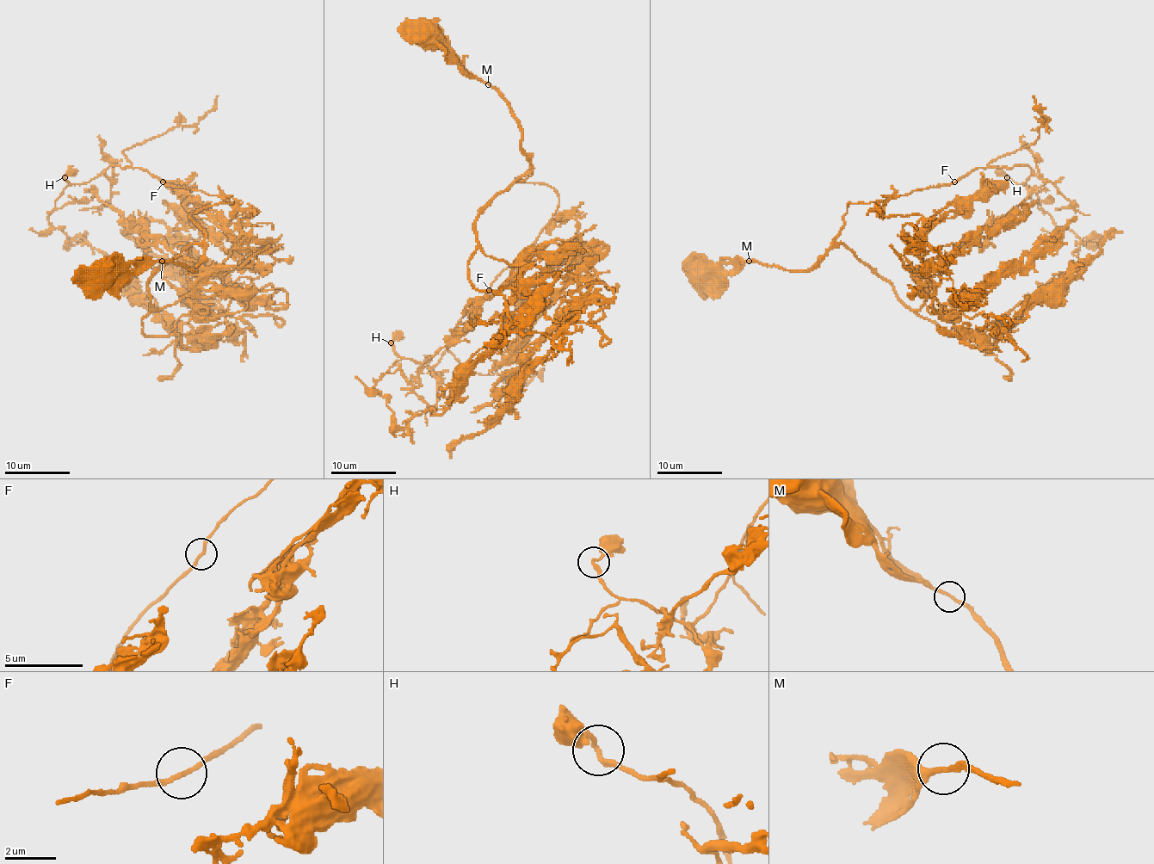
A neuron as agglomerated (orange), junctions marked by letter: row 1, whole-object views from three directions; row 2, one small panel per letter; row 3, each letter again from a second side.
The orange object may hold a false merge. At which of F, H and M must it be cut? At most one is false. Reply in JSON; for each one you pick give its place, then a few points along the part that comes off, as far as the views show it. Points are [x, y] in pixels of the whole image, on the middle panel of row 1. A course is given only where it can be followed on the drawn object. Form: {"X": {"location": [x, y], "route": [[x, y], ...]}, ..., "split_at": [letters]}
{"split_at": []}

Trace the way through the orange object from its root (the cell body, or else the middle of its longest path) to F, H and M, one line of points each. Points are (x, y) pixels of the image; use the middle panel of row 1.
F: (428, 34), (507, 102), (531, 168), (529, 176), (516, 179), (547, 184), (558, 197), (551, 222), (489, 290)
H: (428, 34), (507, 102), (531, 168), (516, 179), (551, 186), (558, 206), (435, 365), (403, 359), (391, 342)
M: (428, 34), (434, 34), (467, 73), (489, 85)

